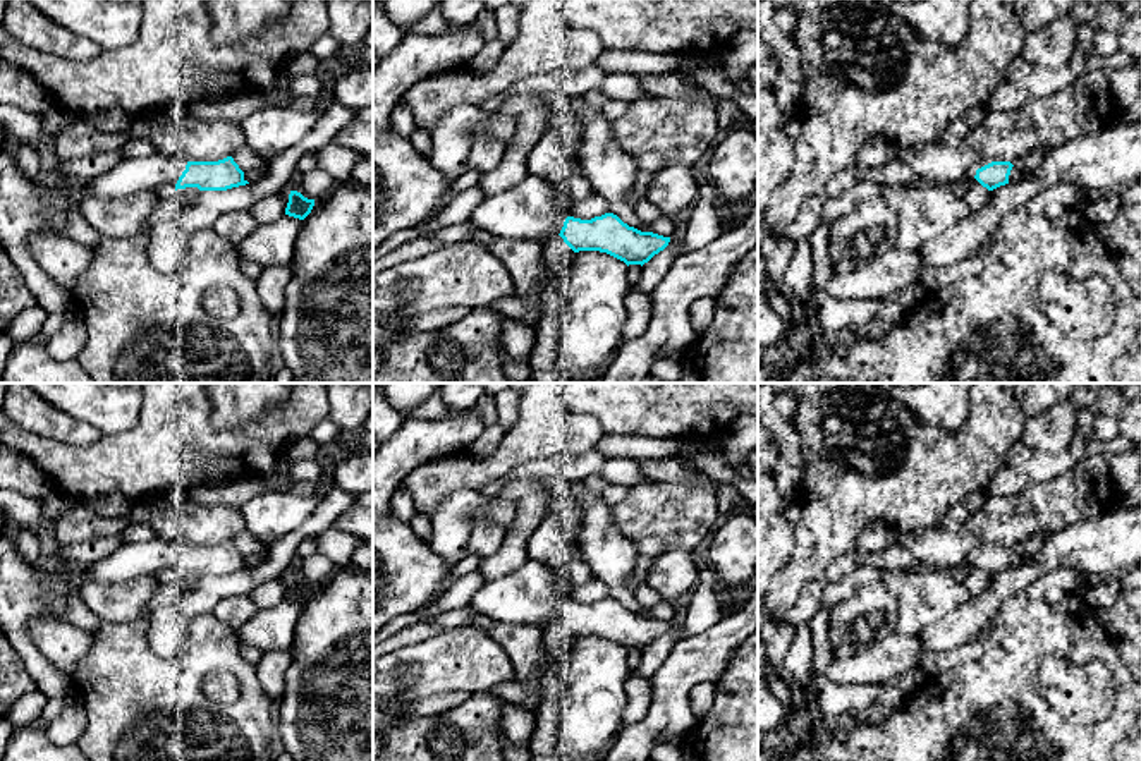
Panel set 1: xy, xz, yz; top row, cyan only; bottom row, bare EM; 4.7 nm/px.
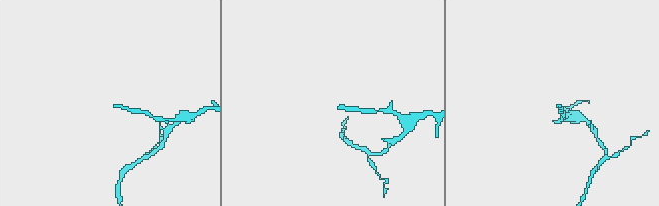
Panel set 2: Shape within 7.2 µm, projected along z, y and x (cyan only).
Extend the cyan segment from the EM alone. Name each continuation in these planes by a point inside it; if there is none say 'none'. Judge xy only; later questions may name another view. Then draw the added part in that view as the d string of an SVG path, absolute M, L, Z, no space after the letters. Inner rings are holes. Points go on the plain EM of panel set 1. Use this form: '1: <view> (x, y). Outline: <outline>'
1: xy (28, 590). Outline: M0 534L0 627L21 656L27 673L48 699L65 697L72 689L70 679L60 672L33 642L27 625L36 617L62 622L67 598L74 586L88 582L124 582L143 575L158 575L175 569L187 546L155 536L144 543L124 543L112 555L86 565L81 575L50 572L41 563L29 562L14 539Z

